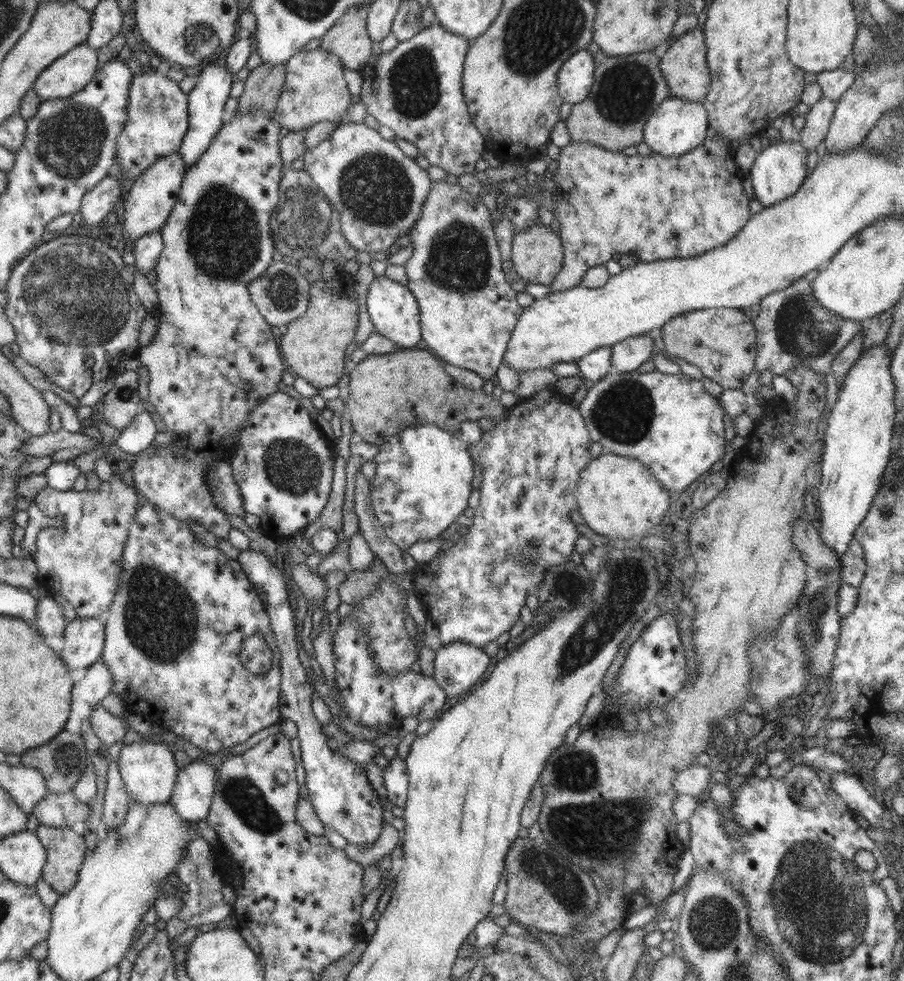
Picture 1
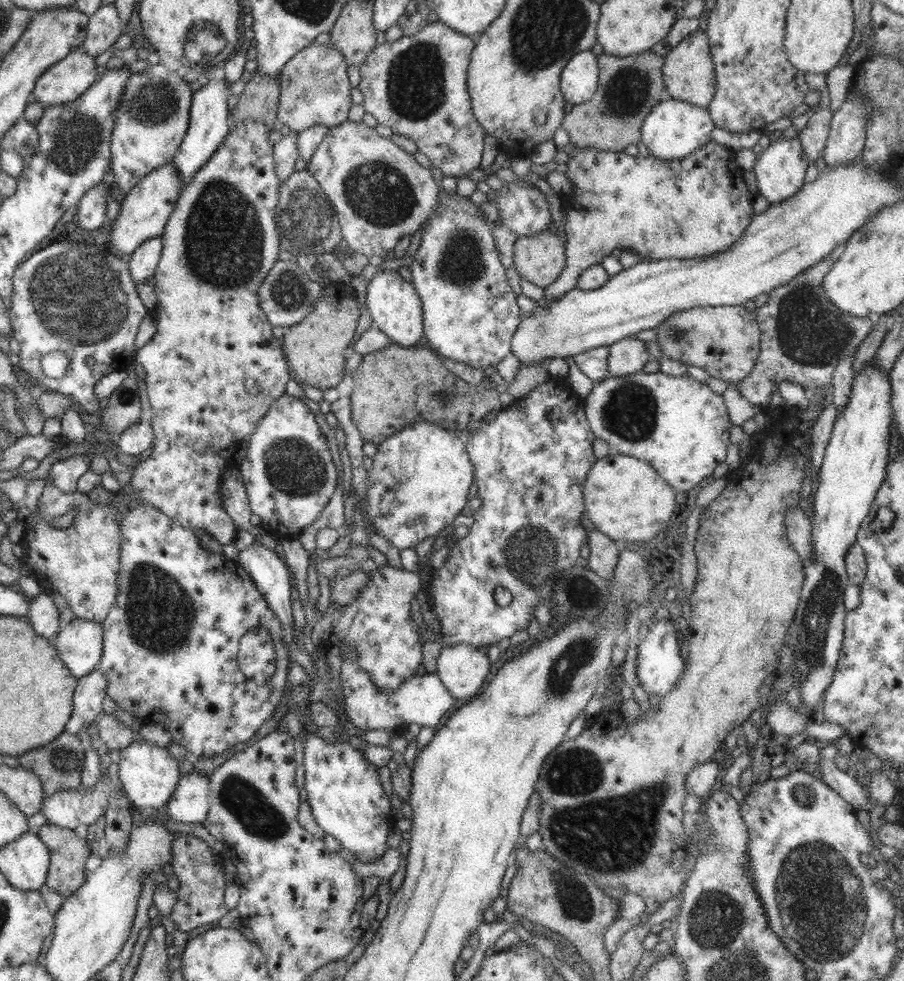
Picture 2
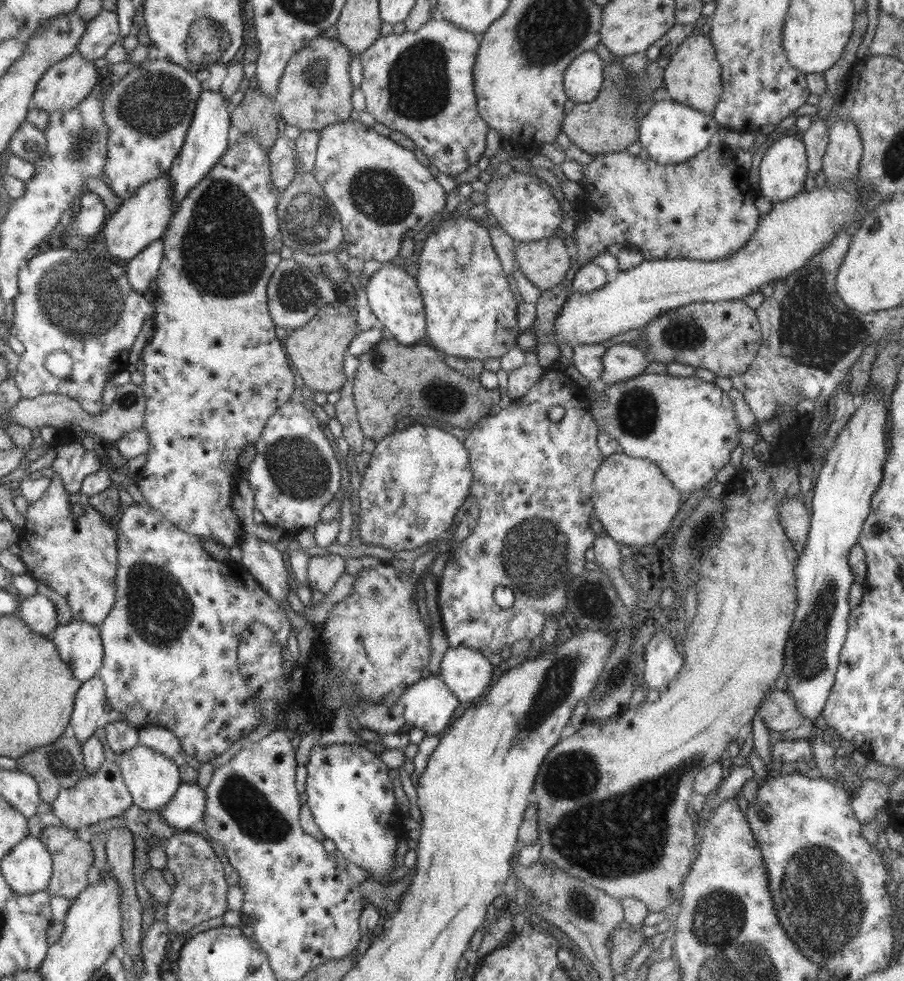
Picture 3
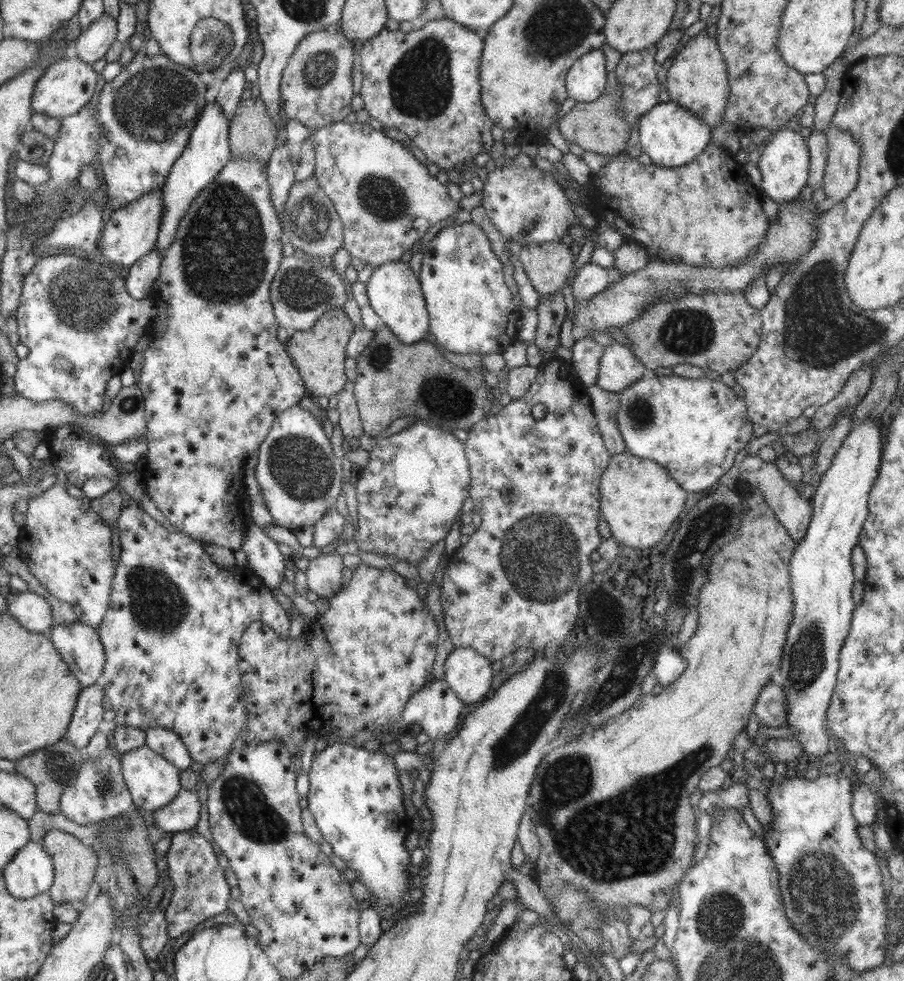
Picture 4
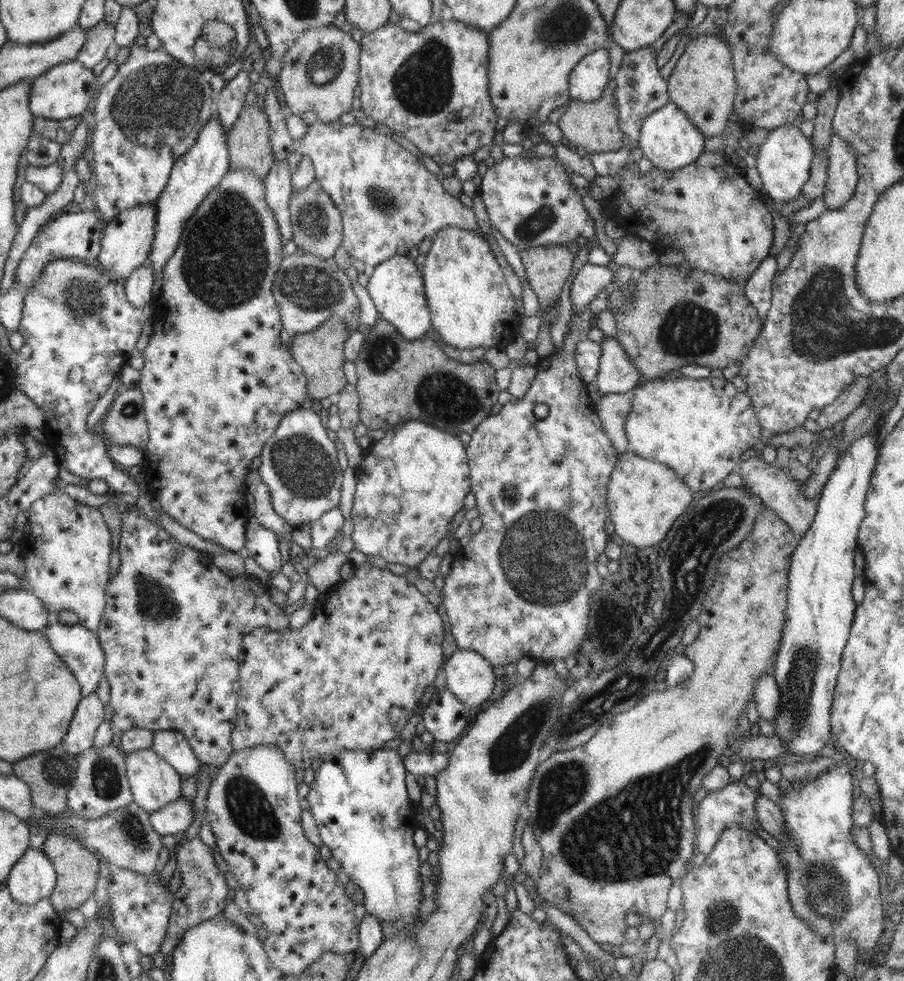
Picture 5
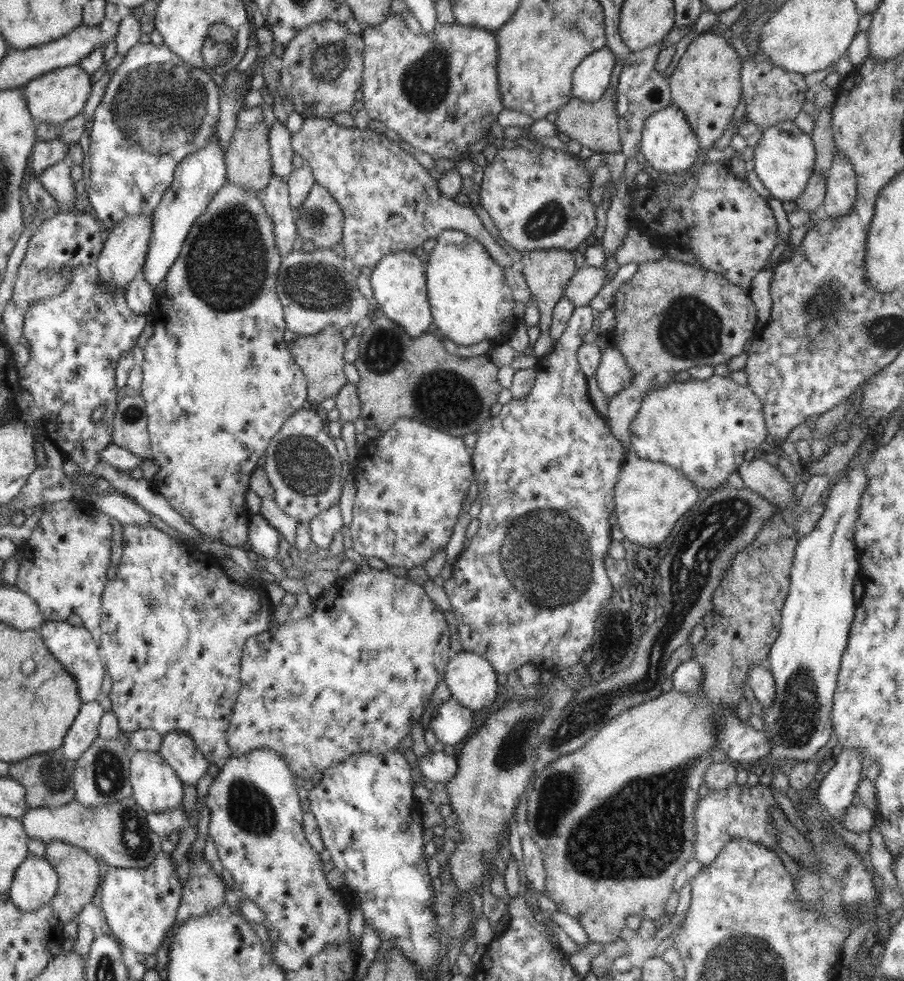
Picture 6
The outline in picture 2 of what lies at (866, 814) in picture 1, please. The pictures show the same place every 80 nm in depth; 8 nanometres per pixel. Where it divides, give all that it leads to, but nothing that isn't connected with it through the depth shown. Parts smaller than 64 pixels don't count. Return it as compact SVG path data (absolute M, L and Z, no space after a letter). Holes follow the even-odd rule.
M819 744L819 746L821 761L818 769L822 773L822 780L830 785L830 788L833 788L856 812L870 812L872 809L866 798L864 781L857 782L855 777L836 767L836 762L839 760L838 750L830 745Z

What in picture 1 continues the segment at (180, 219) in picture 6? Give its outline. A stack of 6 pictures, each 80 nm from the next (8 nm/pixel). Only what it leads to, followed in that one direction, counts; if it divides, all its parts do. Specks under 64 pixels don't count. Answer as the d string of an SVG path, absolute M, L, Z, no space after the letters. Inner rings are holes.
M224 62L209 63L201 70L198 82L187 94L189 125L181 147L178 149L187 170L206 152L218 129L224 124L222 113L224 104L230 96L230 87L234 79L231 70Z

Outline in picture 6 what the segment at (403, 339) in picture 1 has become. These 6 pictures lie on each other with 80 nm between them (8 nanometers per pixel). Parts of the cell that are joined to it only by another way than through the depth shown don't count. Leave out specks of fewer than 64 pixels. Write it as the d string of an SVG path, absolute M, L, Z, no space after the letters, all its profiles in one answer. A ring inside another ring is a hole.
M413 252L390 253L376 263L370 273L374 303L379 314L396 322L411 338L418 338L434 329L427 295L425 268Z

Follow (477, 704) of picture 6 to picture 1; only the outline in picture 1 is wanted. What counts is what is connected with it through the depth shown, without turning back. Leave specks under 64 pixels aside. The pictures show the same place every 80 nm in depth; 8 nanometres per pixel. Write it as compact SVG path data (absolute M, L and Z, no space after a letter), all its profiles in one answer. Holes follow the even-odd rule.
M464 641L442 644L435 653L433 678L449 698L463 698L468 689L480 685L491 661L482 648Z

